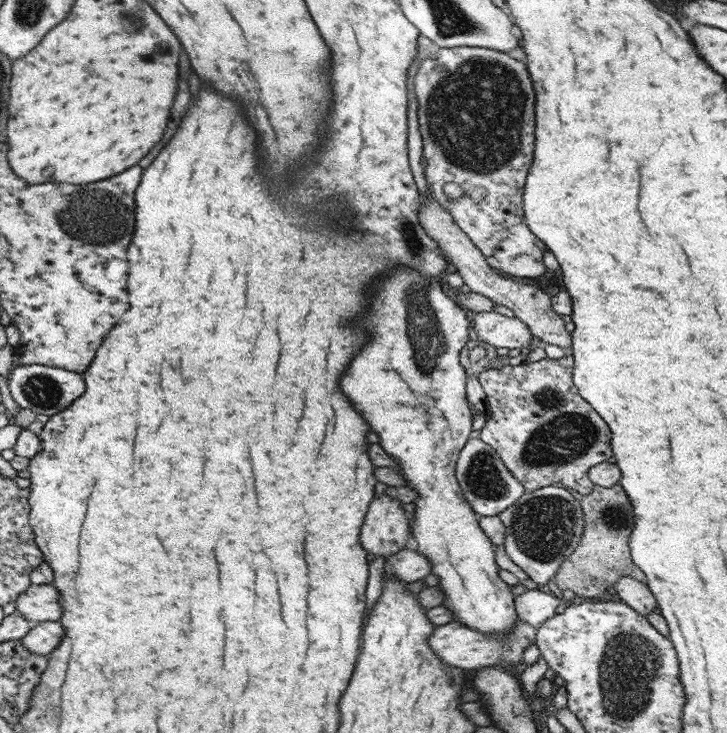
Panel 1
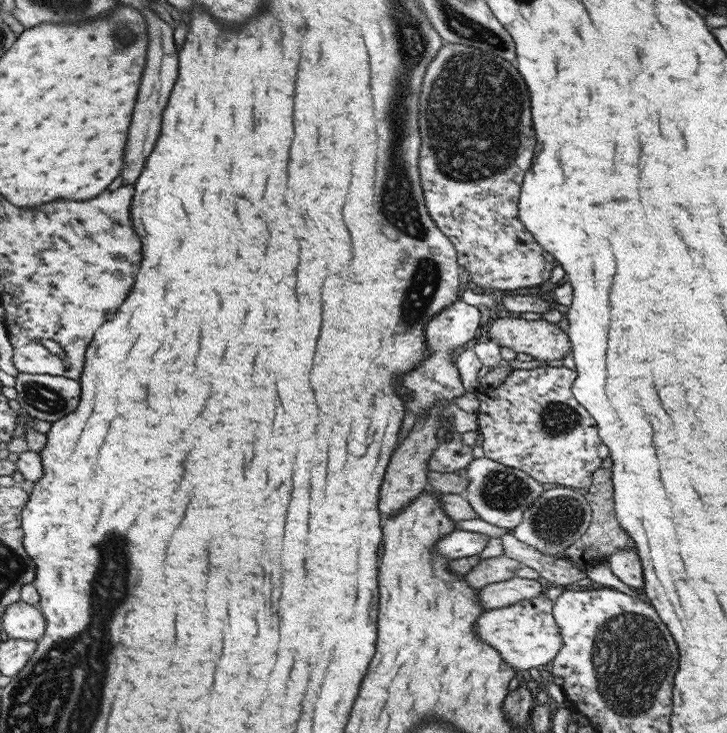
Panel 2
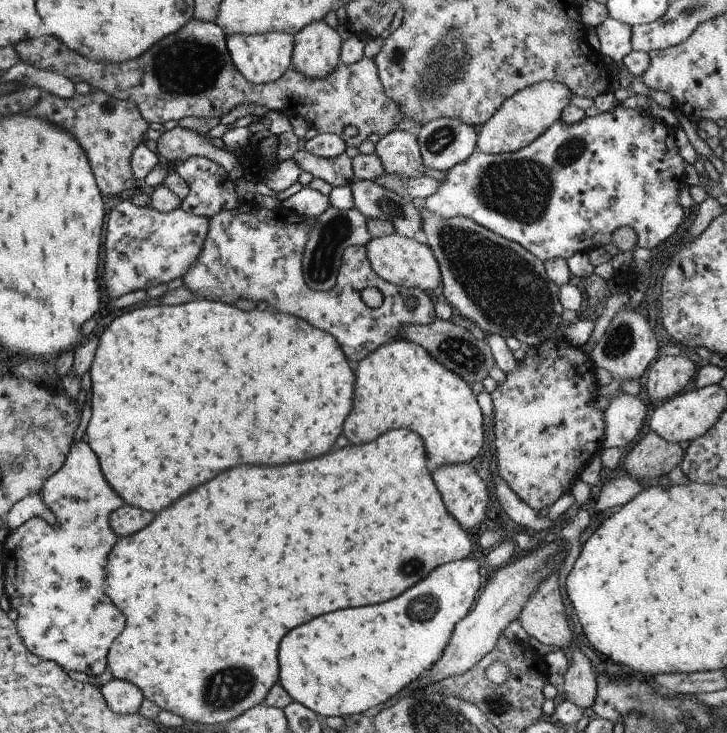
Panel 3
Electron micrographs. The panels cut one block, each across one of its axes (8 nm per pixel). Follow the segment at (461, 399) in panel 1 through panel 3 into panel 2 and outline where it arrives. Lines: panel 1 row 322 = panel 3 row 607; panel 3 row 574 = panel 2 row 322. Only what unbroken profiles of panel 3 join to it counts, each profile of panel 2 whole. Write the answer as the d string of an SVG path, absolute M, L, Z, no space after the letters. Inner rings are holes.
M455 301L446 306L439 313L434 314L429 322L425 323L424 337L426 348L428 348L427 358L423 362L413 366L413 370L405 372L403 376L397 376L397 388L407 390L399 392L403 396L405 408L412 412L416 417L428 409L428 406L437 403L453 403L453 399L464 393L464 388L459 380L459 372L455 368L453 358L457 351L472 344L475 330L481 321L487 316L481 307L471 306L463 301ZM452 350L454 352L452 353Z

